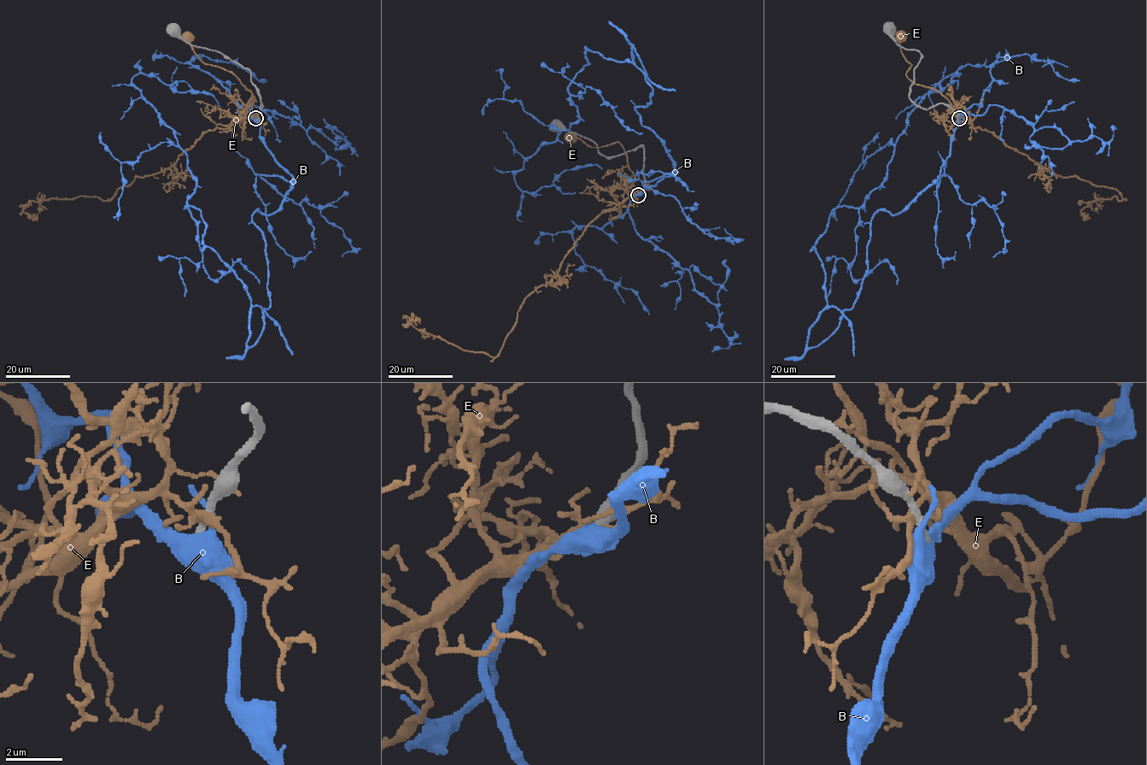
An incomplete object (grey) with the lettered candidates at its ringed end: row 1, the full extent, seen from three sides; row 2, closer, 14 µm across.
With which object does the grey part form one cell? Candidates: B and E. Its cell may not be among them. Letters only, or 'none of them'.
none of them

